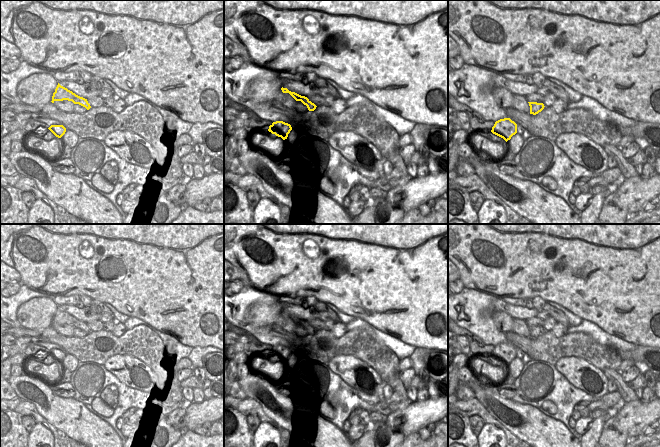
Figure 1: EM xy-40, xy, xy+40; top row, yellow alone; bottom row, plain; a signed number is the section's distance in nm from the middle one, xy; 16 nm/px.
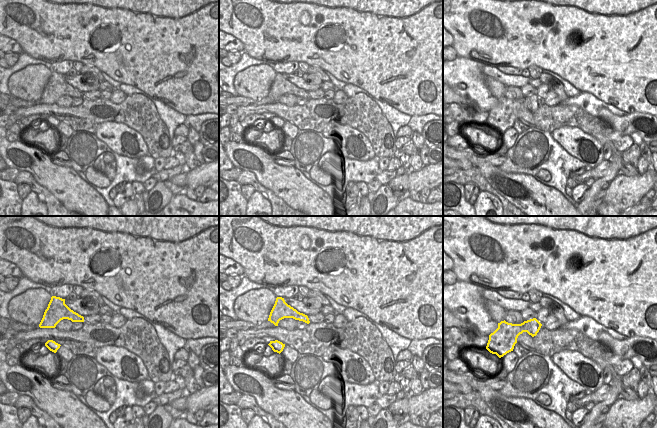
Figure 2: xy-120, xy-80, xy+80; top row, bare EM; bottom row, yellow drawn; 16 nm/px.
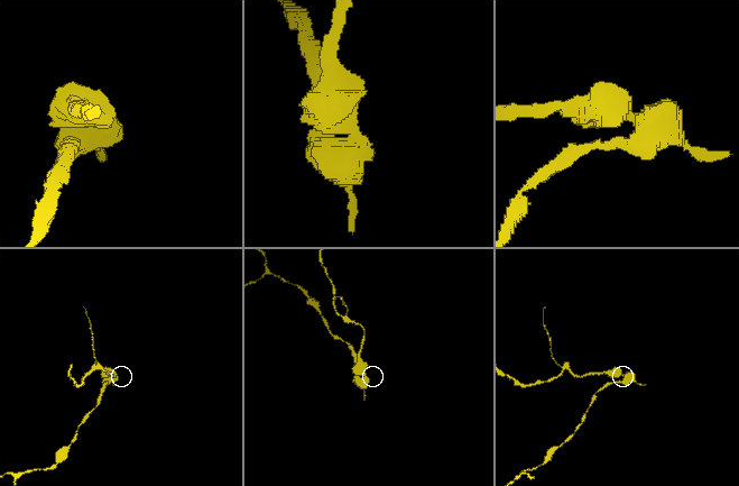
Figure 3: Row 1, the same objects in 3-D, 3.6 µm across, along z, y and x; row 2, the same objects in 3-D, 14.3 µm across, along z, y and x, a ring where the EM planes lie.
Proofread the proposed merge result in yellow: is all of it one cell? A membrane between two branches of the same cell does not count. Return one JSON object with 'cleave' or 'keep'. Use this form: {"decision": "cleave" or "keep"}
{"decision": "cleave"}

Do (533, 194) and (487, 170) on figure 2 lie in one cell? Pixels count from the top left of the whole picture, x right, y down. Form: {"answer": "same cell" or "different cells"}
{"answer": "same cell"}

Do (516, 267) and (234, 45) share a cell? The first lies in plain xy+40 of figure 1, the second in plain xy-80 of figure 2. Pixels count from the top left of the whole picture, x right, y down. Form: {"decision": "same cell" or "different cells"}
{"decision": "different cells"}

